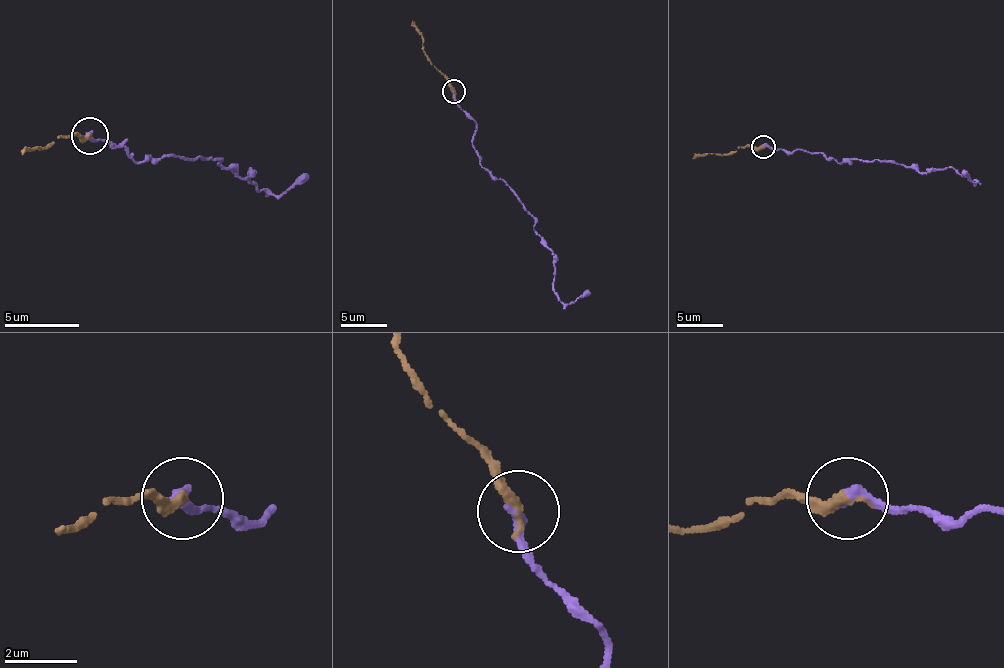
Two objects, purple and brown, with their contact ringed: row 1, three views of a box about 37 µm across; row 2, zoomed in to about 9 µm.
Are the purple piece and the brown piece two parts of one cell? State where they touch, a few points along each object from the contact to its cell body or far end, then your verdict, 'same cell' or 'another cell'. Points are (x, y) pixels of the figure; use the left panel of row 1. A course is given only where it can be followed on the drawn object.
(89, 136) | purple via (88, 135), (125, 138), (118, 146), (137, 161), (252, 168), (259, 191), (278, 194), (308, 172) | brown via (88, 135), (62, 135), (40, 150), (40, 146), (21, 153) | same cell

